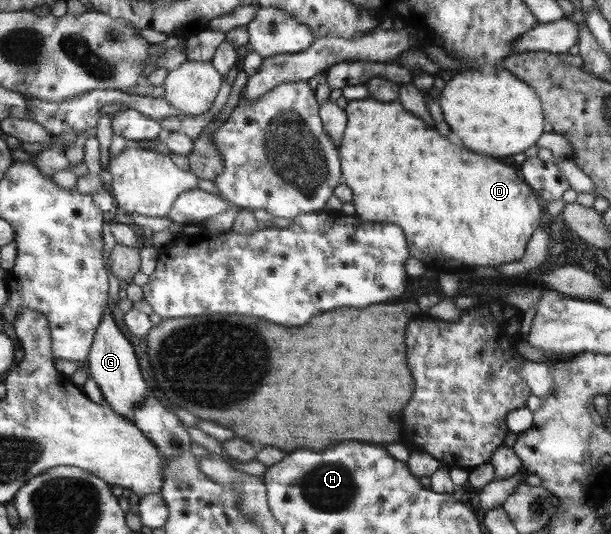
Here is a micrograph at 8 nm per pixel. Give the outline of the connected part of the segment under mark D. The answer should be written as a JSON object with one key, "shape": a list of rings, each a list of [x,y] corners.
{"shape":[[[374,98],[349,101],[346,111],[348,117],[345,134],[343,135],[342,145],[339,147],[341,158],[343,158],[343,174],[346,178],[344,183],[353,190],[352,203],[356,209],[356,216],[360,219],[367,218],[367,222],[391,222],[397,226],[403,226],[403,230],[407,230],[407,242],[411,240],[411,244],[407,246],[410,250],[410,256],[421,260],[425,266],[430,266],[438,271],[446,271],[455,273],[459,268],[465,266],[477,266],[478,270],[485,268],[485,272],[489,269],[498,268],[500,264],[507,262],[517,262],[523,258],[527,243],[531,240],[533,232],[540,228],[539,220],[541,220],[541,205],[537,204],[537,196],[531,192],[531,188],[521,182],[521,178],[515,174],[513,168],[505,163],[501,164],[495,160],[495,157],[479,156],[469,152],[467,148],[453,148],[449,144],[449,140],[445,136],[441,136],[439,132],[435,132],[431,126],[427,126],[421,118],[413,116],[411,112],[407,112],[400,104],[399,100],[395,101],[378,101]]]}

